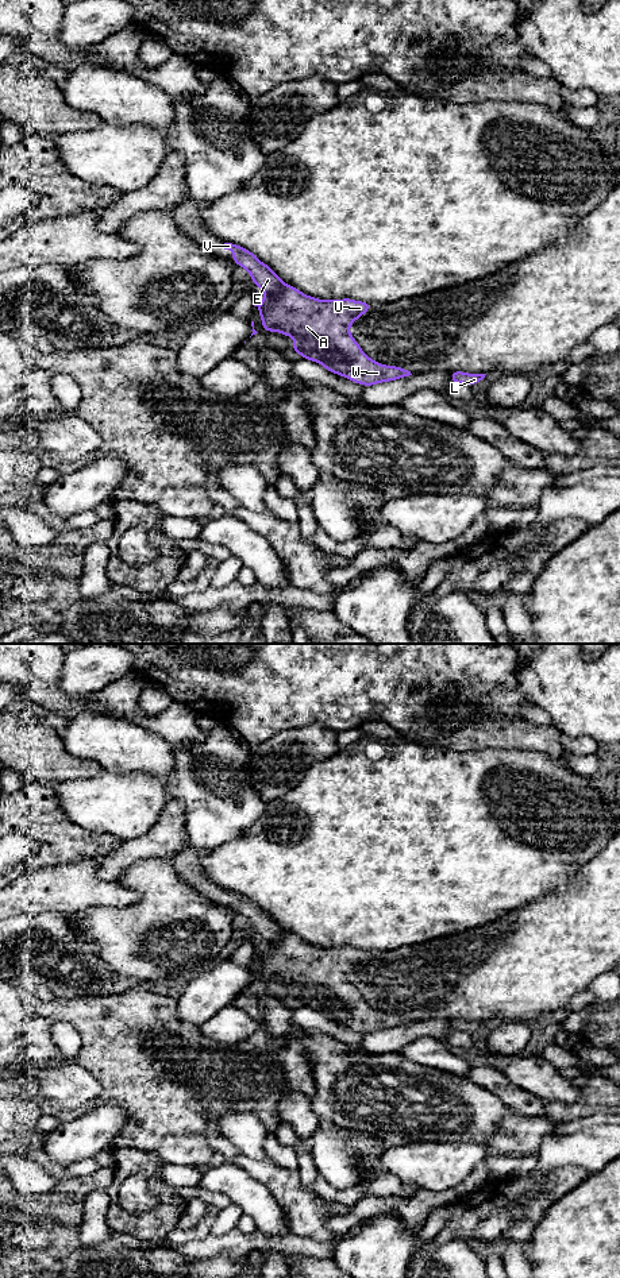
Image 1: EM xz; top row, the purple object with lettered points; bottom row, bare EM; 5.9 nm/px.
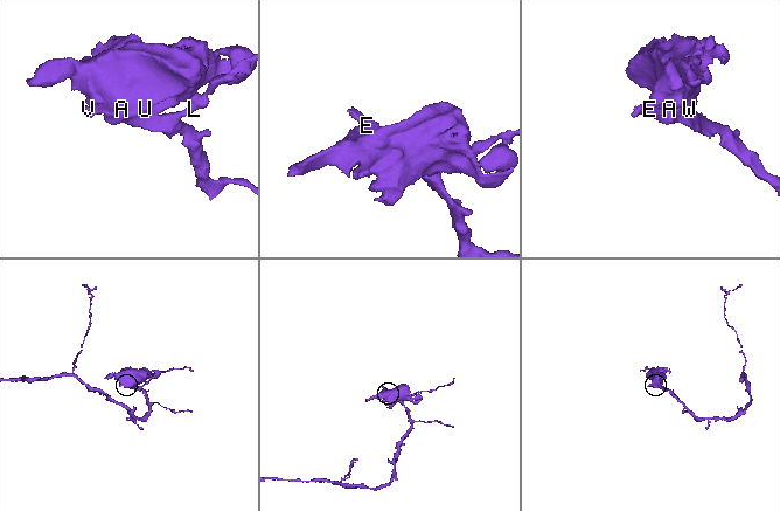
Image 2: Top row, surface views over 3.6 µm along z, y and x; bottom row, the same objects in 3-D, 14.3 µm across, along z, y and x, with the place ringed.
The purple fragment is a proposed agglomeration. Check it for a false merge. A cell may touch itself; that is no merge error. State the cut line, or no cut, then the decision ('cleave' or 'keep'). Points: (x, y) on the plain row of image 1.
cut xz (316, 993), (330, 992), (350, 1015); cleave

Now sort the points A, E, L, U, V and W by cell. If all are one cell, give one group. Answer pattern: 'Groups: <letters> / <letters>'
Groups: A U W / E L V

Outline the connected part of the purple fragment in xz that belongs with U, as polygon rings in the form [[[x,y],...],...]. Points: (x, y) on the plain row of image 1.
[[[285,933],[277,941],[265,941],[262,950],[254,951],[254,954],[259,955],[258,964],[262,965],[265,980],[274,978],[293,985],[299,993],[296,1000],[299,1000],[303,1007],[317,1009],[328,1019],[330,1016],[324,1007],[324,1001],[317,997],[317,993],[331,992],[338,999],[338,1005],[350,1011],[350,1016],[342,1022],[346,1027],[363,1034],[373,1034],[412,1023],[411,1019],[403,1015],[385,1013],[370,1007],[348,980],[351,972],[370,958],[370,950],[351,946],[324,949],[309,945],[290,933]]]

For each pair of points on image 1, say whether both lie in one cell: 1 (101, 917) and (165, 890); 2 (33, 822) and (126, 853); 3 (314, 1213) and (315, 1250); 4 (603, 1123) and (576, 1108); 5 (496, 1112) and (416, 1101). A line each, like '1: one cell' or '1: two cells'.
1: one cell
2: two cells
3: two cells
4: two cells
5: one cell

